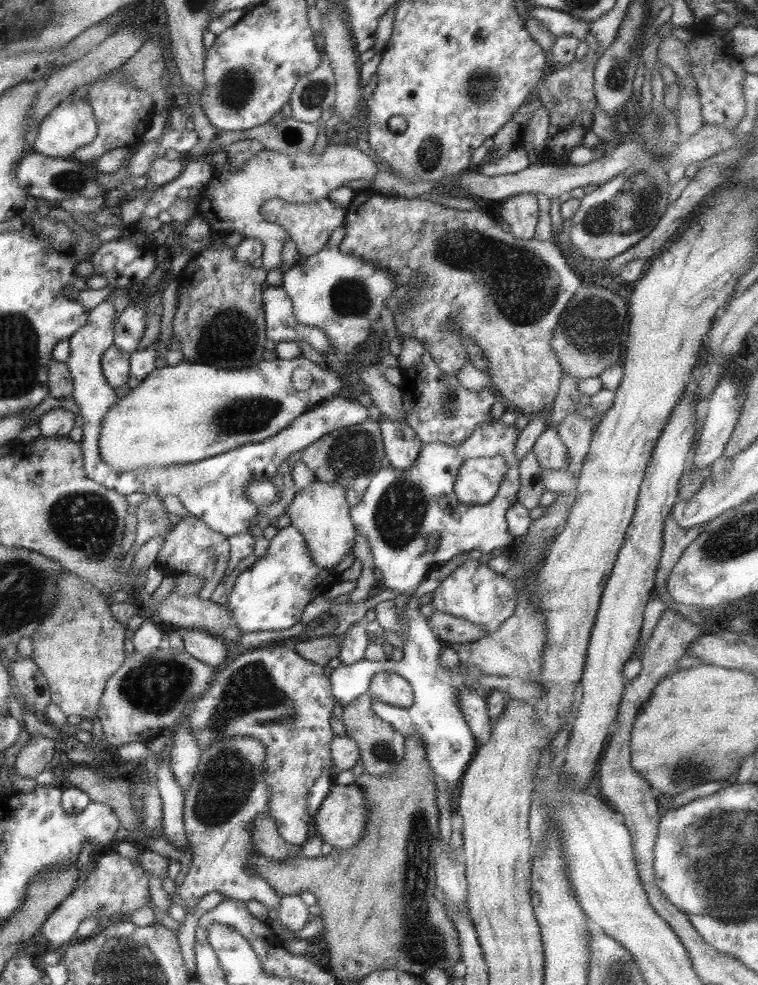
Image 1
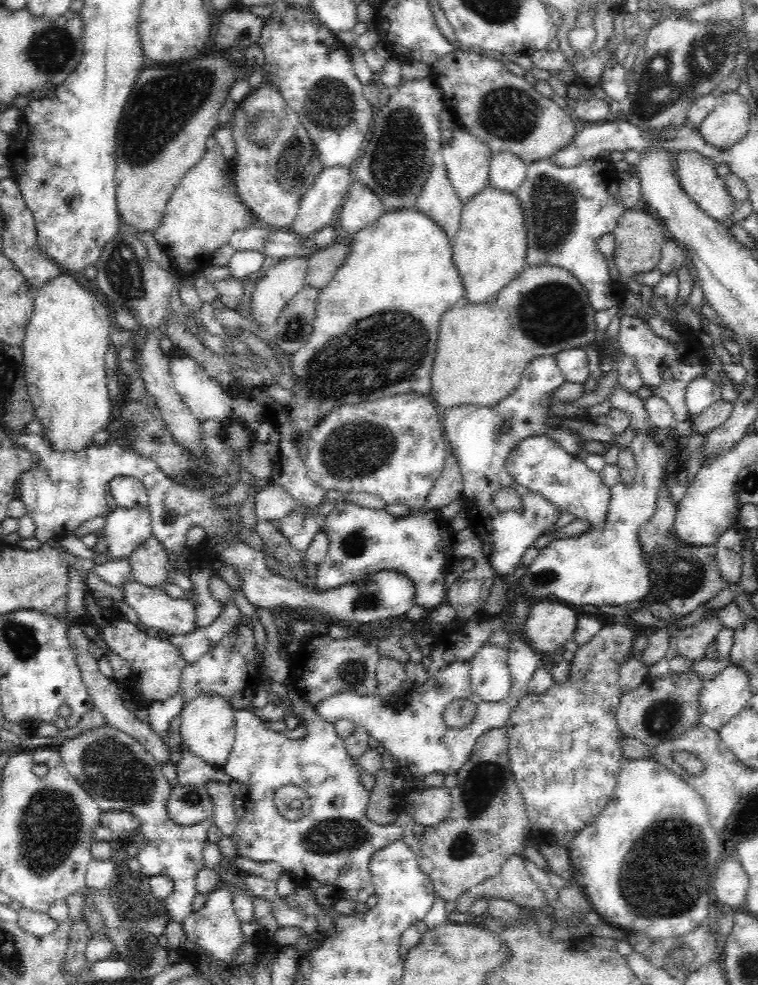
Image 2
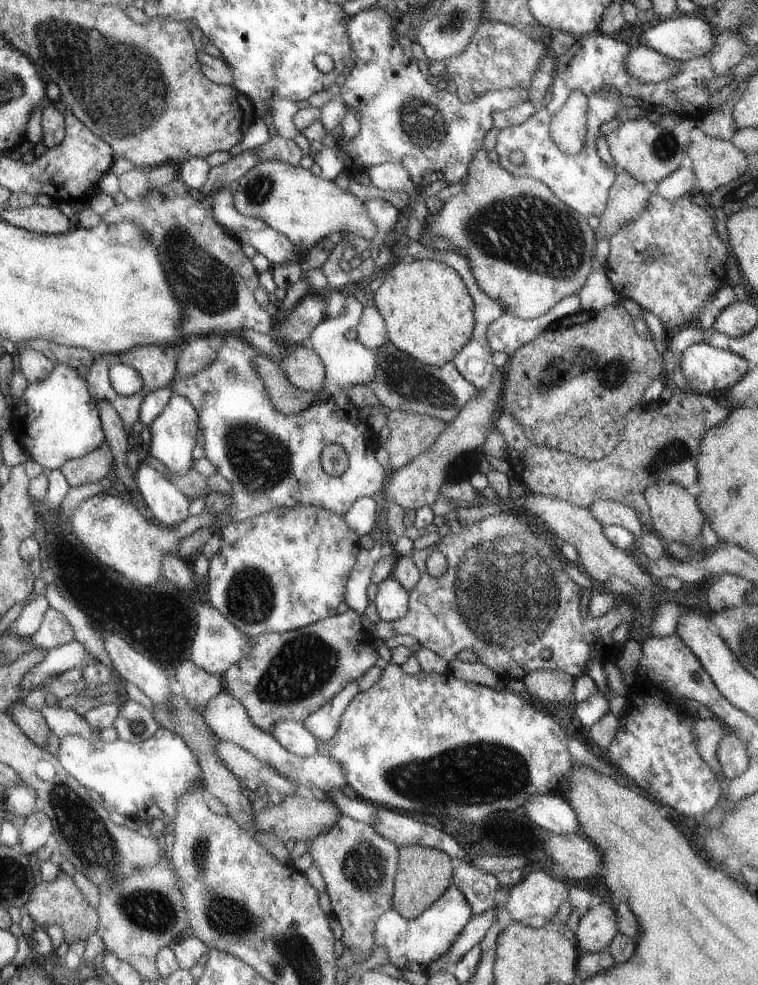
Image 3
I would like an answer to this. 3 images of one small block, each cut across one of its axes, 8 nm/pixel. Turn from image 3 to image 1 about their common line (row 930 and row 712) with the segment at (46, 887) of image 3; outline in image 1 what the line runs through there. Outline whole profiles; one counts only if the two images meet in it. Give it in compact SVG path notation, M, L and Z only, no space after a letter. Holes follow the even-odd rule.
M61 574L55 582L53 606L31 636L31 660L45 676L49 704L59 706L65 716L93 720L105 682L125 662L123 636L125 626L115 622L109 612L109 602L99 596L99 590L77 576Z

